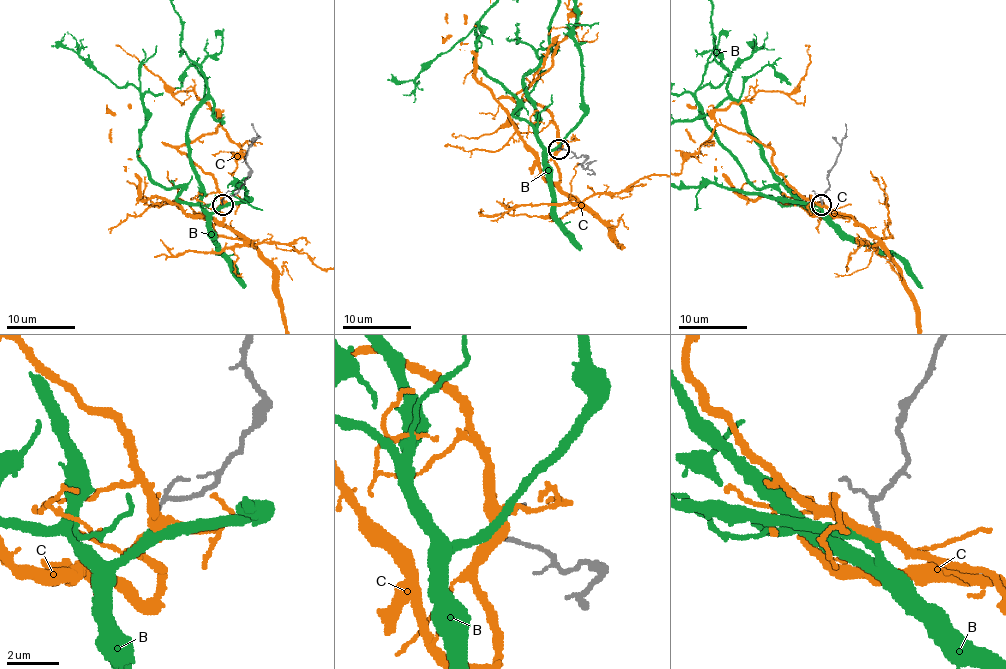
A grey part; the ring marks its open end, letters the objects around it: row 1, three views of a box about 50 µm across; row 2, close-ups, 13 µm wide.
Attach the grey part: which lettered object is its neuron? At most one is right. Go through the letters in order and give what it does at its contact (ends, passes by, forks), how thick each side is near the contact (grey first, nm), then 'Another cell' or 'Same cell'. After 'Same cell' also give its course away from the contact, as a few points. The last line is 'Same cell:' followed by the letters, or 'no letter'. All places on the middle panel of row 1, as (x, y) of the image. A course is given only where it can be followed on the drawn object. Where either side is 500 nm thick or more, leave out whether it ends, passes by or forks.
B: It passes by. Thickness 170 nm (grey) against 360 nm. Same cell
C: It passes by. Thickness 170 nm (grey) against 400 nm. Another cell
Same cell: B

